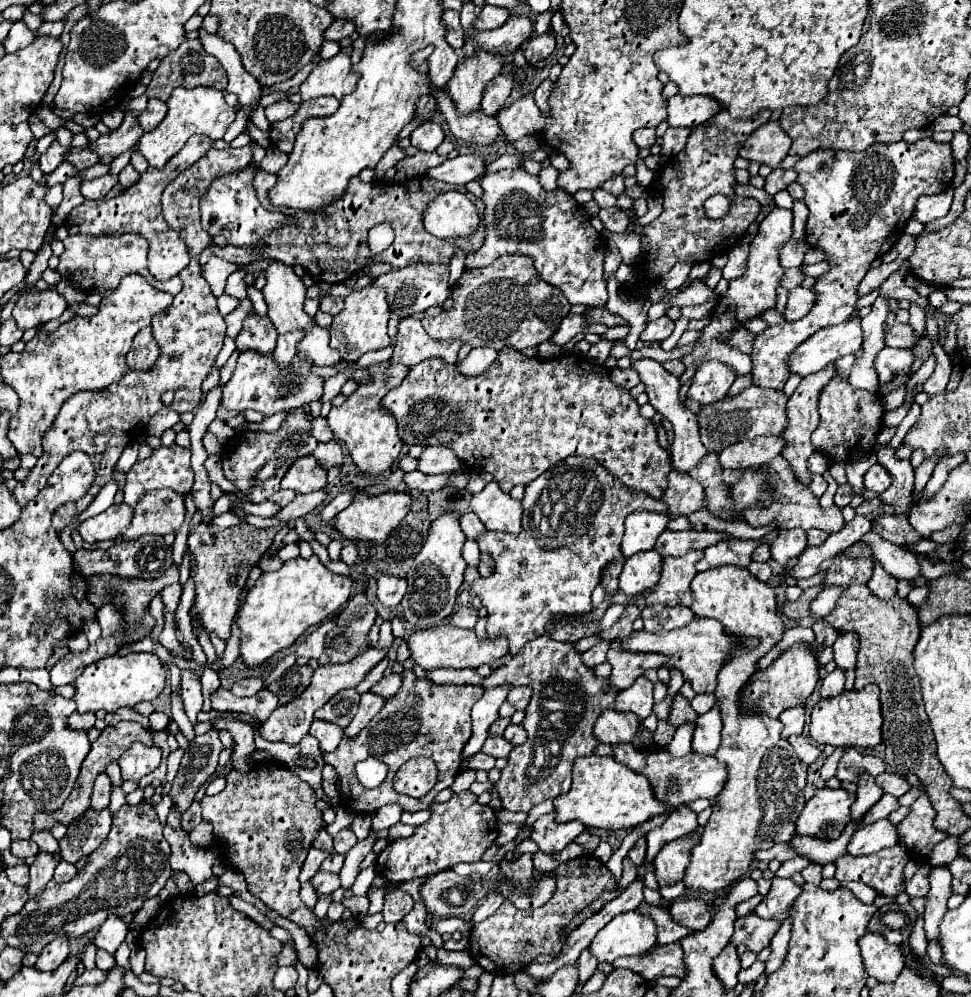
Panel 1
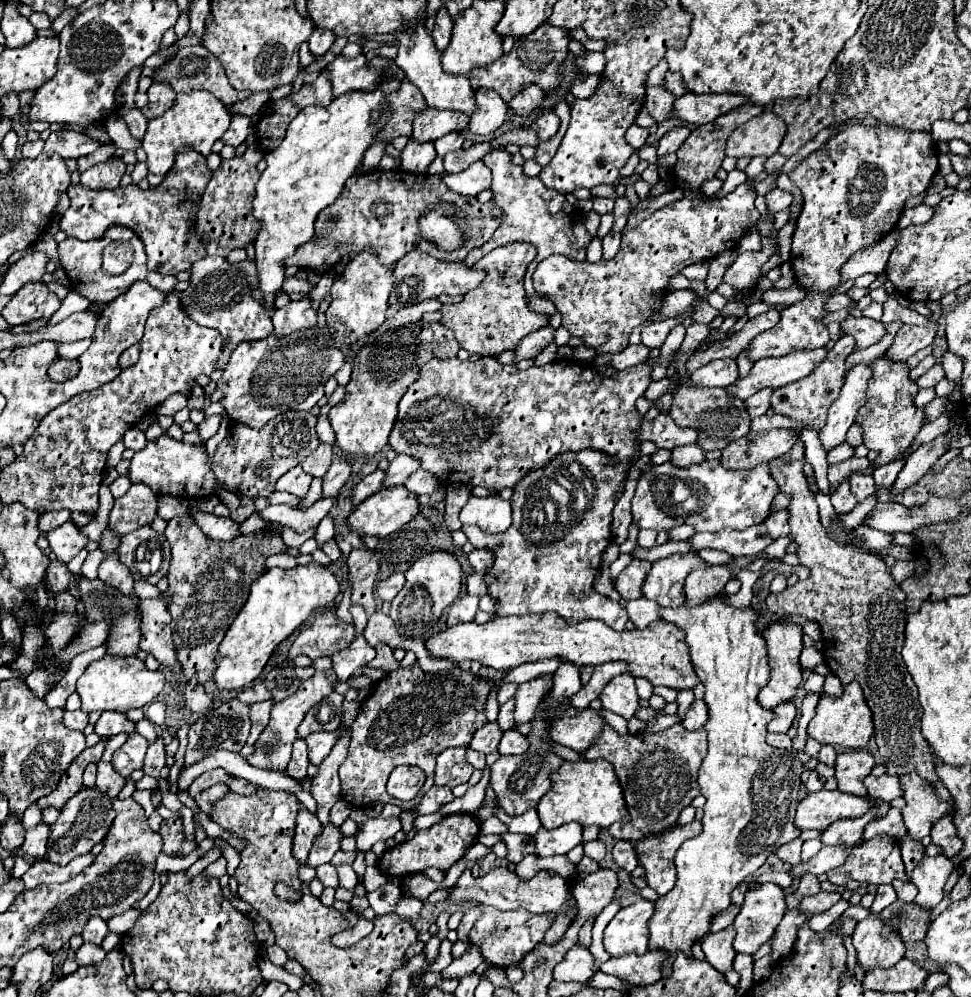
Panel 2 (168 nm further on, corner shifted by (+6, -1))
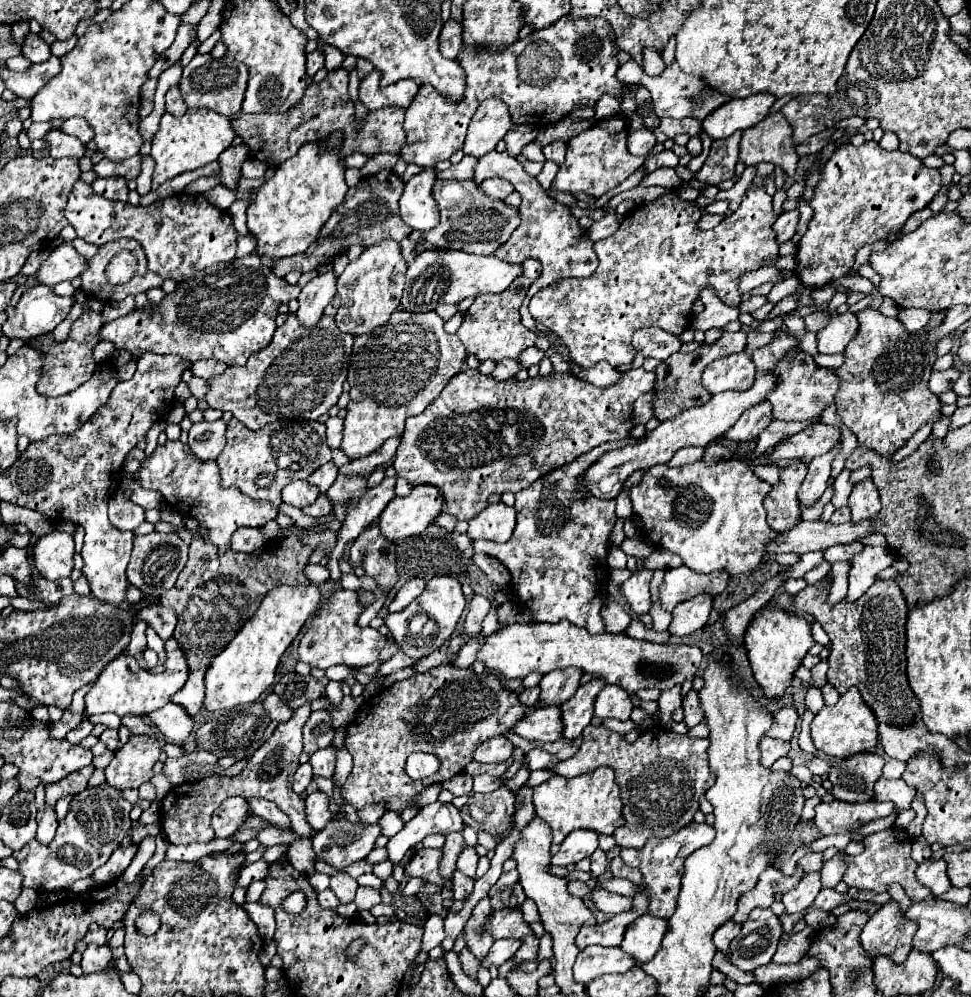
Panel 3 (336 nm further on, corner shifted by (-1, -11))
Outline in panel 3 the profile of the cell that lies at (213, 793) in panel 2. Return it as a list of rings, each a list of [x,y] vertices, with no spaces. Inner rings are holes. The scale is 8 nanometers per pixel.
[[[226,798],[226,802],[222,802],[222,806],[218,806],[218,810],[214,810],[212,814],[212,828],[216,832],[218,838],[228,838],[232,836],[238,826],[244,822],[246,814],[250,812],[248,804],[244,798]]]

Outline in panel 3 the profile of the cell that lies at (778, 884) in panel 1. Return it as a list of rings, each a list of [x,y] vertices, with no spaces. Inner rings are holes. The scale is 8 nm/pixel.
[[[754,908],[742,924],[740,936],[730,944],[732,964],[744,972],[772,962],[782,924],[770,908]]]

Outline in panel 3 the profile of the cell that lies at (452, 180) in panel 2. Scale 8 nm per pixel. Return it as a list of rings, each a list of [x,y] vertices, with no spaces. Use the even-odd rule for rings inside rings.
[[[494,178],[494,180],[484,180],[484,182],[480,184],[480,190],[482,190],[486,196],[490,196],[490,198],[504,200],[504,198],[512,192],[512,184],[506,182],[506,180]]]

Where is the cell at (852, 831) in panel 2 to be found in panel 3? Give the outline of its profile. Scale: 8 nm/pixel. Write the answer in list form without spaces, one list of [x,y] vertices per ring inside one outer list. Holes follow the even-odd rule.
[[[840,852],[834,858],[830,858],[828,862],[824,862],[824,866],[822,866],[822,886],[834,888],[842,880],[842,876],[846,872],[844,858],[846,858],[846,852]]]

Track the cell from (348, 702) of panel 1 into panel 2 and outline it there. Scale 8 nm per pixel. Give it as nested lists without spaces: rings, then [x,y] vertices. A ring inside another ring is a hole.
[[[337,692],[323,698],[315,708],[307,712],[299,726],[299,738],[309,736],[311,732],[335,732],[341,722],[341,704],[343,696]]]

